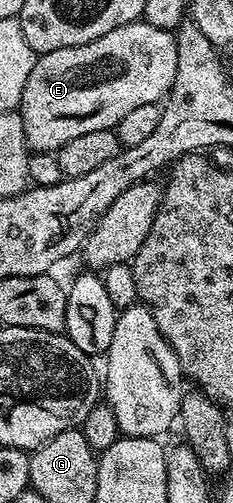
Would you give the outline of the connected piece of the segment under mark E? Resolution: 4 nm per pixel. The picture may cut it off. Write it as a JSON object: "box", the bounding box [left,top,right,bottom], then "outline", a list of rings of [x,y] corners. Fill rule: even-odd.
{"box":[19,21,178,153],"outline":[[[144,21],[111,29],[87,45],[44,52],[27,77],[19,108],[30,148],[56,153],[83,133],[116,128],[139,105],[160,104],[173,88],[178,65],[176,34]]]}

